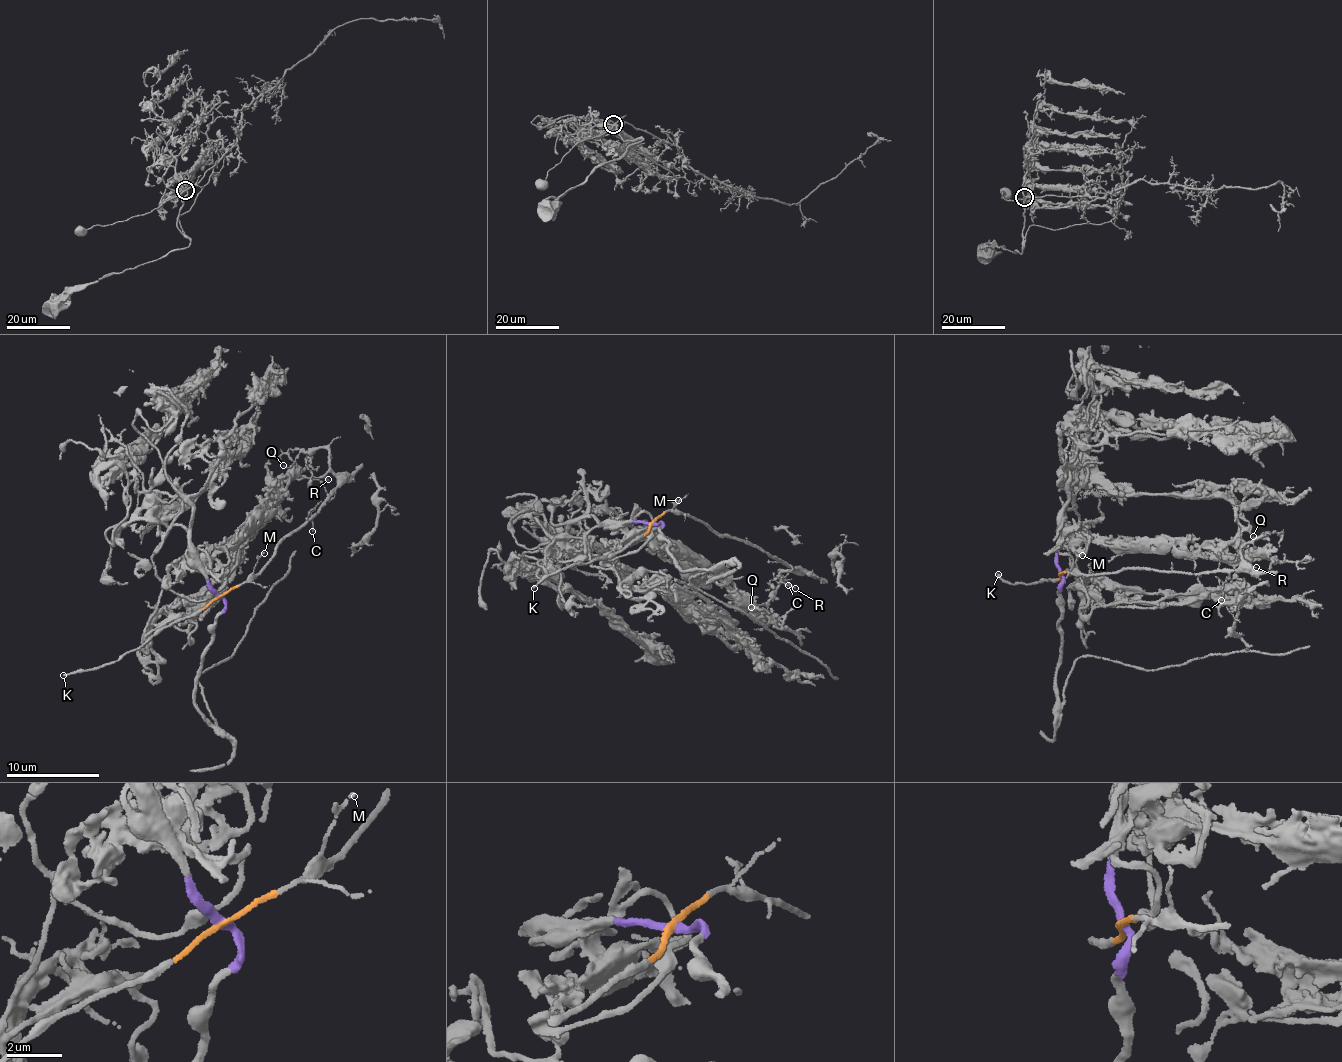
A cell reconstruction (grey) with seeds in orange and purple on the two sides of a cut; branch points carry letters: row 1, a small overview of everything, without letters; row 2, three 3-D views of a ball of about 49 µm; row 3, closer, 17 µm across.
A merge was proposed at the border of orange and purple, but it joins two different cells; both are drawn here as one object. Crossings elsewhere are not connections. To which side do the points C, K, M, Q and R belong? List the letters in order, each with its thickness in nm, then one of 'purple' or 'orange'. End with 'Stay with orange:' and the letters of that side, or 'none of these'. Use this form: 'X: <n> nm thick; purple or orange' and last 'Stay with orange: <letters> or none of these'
C: 100 nm thick; orange
K: 140 nm thick; orange
M: 110 nm thick; orange
Q: 110 nm thick; orange
R: 120 nm thick; orange
Stay with orange: C, K, M, Q, R

